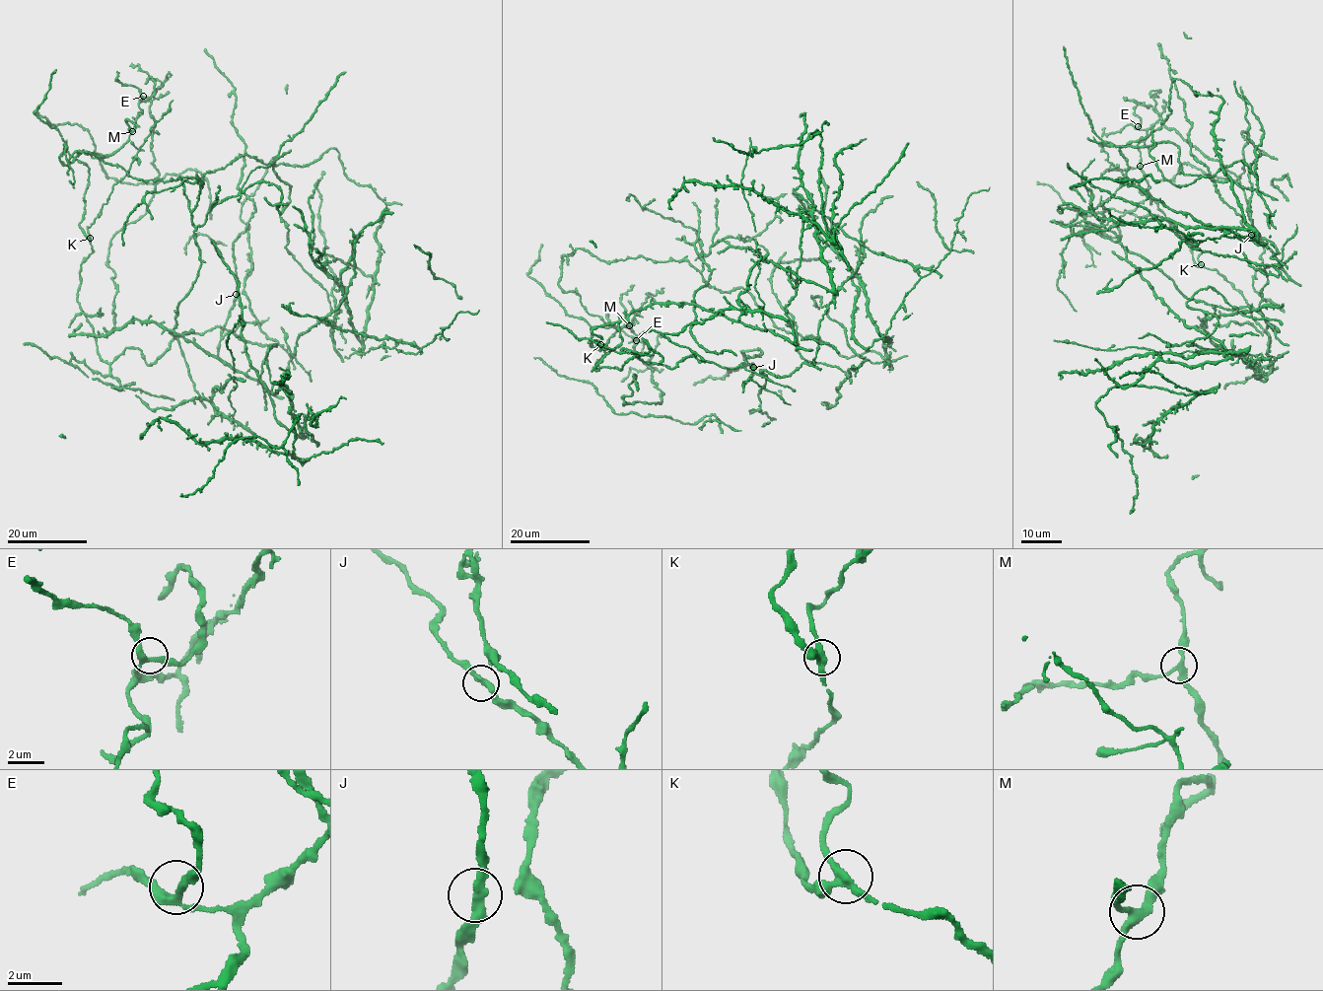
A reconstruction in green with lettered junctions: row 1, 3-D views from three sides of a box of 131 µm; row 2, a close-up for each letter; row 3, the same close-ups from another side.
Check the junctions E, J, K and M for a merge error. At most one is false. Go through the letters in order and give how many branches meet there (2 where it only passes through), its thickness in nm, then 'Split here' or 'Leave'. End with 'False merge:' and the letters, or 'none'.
E: Branches: 3. Thickness 280 nm. Leave
J: Branches: 3. Thickness 260 nm. Leave
K: Branches: 3. Thickness 260 nm. Split here
M: Branches: 3. Thickness 240 nm. Leave
False merge: K

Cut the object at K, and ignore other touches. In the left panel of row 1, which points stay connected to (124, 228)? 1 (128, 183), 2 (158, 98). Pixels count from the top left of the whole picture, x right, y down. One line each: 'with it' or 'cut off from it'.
1: with it
2: with it

